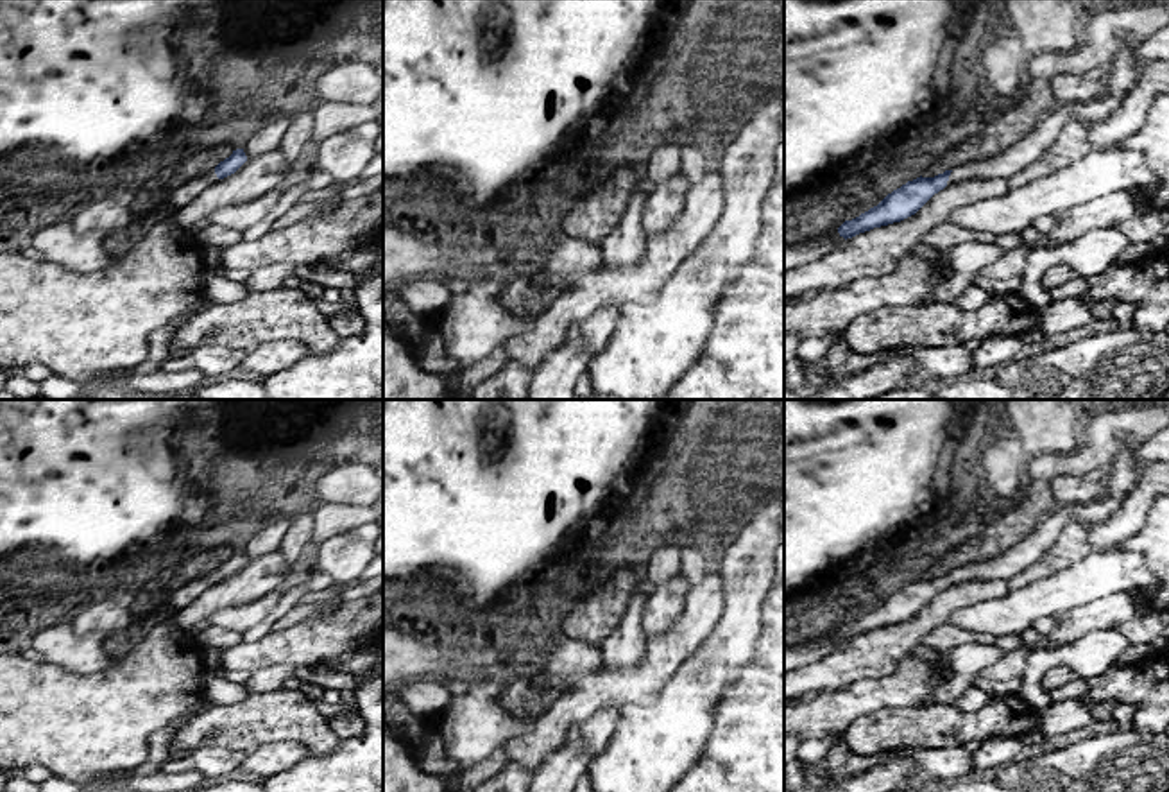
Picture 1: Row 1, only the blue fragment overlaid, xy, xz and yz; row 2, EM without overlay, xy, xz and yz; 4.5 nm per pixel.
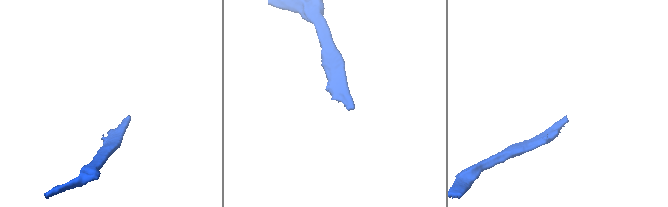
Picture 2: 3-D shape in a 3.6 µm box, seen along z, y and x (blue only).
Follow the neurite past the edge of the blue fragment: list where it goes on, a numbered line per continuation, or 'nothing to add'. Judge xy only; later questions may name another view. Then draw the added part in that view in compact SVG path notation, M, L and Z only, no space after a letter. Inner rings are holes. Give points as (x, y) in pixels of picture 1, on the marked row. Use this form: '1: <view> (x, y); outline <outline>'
1: xy (196, 185); outline M211 168L206 174L192 176L188 177L179 188L170 192L170 202L175 210L190 204L193 199L197 199L204 190L208 190L211 185L218 181L215 168Z

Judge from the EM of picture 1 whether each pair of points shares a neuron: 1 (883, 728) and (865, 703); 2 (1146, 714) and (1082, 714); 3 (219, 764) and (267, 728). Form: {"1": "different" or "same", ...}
{"1": "different", "2": "different", "3": "different"}

